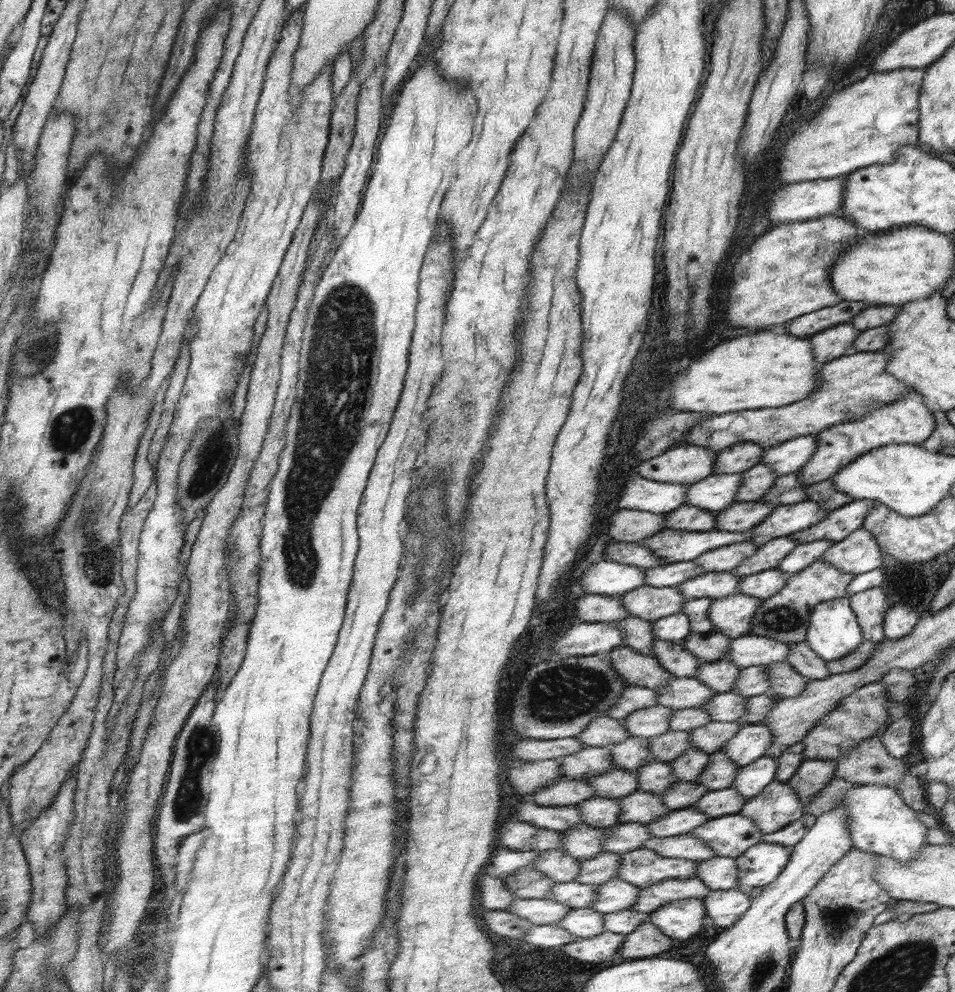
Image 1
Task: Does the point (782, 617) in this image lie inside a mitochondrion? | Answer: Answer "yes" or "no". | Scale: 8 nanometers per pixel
yes

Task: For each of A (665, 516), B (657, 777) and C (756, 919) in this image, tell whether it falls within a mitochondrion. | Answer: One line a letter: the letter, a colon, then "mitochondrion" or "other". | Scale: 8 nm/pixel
A: other
B: mitochondrion
C: other

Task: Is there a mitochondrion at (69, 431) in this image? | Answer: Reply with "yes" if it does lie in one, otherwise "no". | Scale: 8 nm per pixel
yes

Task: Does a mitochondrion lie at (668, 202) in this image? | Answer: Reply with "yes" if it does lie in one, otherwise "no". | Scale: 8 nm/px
no

